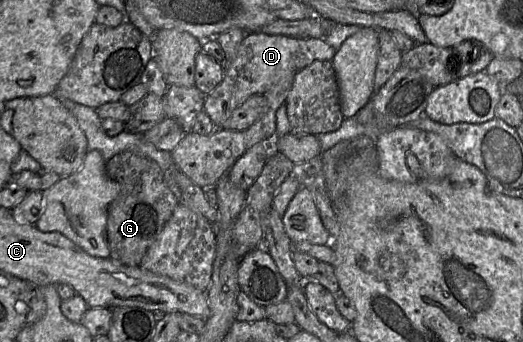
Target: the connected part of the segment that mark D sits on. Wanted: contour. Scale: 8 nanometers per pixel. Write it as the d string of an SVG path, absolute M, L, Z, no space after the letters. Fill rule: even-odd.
M260 31L246 33L237 54L231 62L224 63L225 73L222 82L205 97L204 111L217 128L222 128L235 109L255 94L264 94L284 76L296 74L315 61L332 61L336 50L320 38L295 38L285 35L267 35Z

